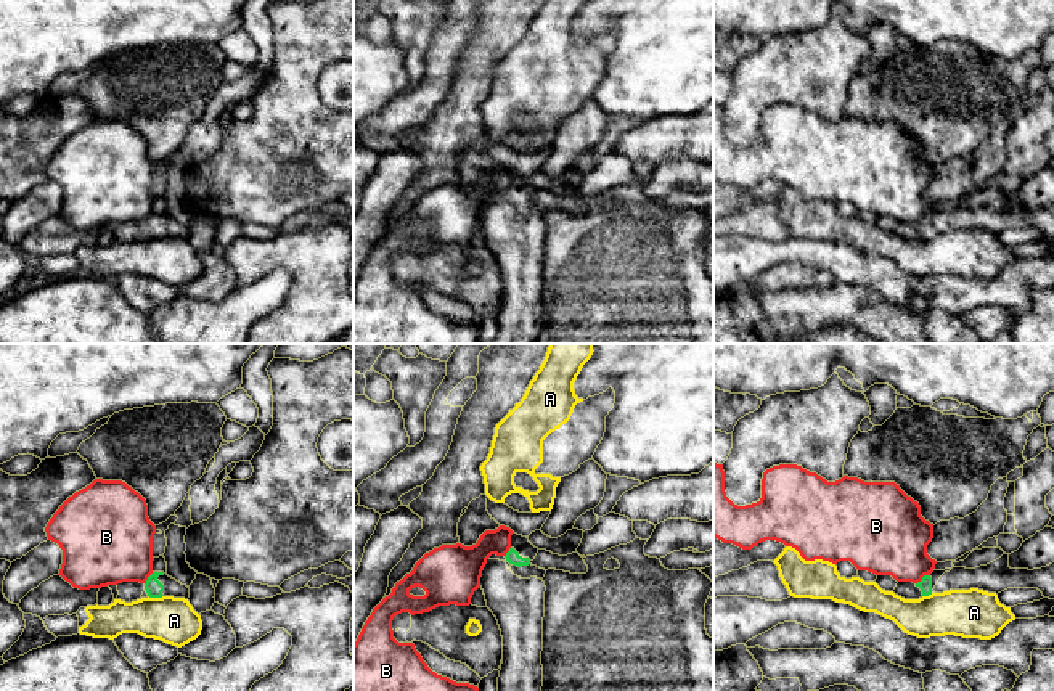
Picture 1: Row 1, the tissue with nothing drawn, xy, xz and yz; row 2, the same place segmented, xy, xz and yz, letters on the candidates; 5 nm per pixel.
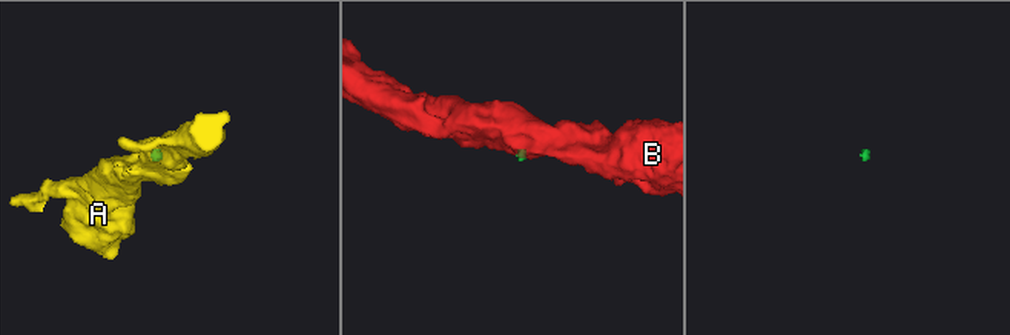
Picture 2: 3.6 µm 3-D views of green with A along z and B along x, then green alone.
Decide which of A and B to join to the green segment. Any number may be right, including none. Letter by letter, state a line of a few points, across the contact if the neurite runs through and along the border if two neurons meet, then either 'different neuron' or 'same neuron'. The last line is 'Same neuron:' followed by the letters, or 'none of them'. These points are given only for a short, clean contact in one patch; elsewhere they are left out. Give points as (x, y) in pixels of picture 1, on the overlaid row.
A: xy (148, 595), (163, 596) | different neuron
B: yz (929, 572), (916, 584) | different neuron
Same neuron: none of them

